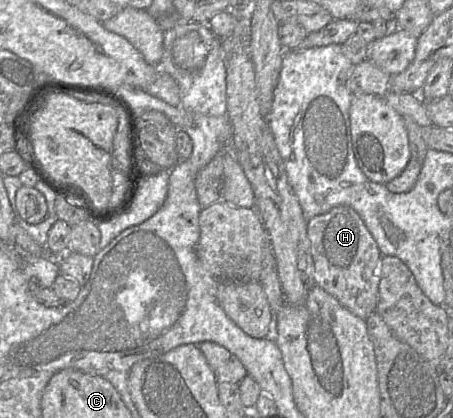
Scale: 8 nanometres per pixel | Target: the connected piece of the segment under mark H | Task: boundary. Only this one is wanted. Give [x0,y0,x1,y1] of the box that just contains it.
[307,205,382,320]

